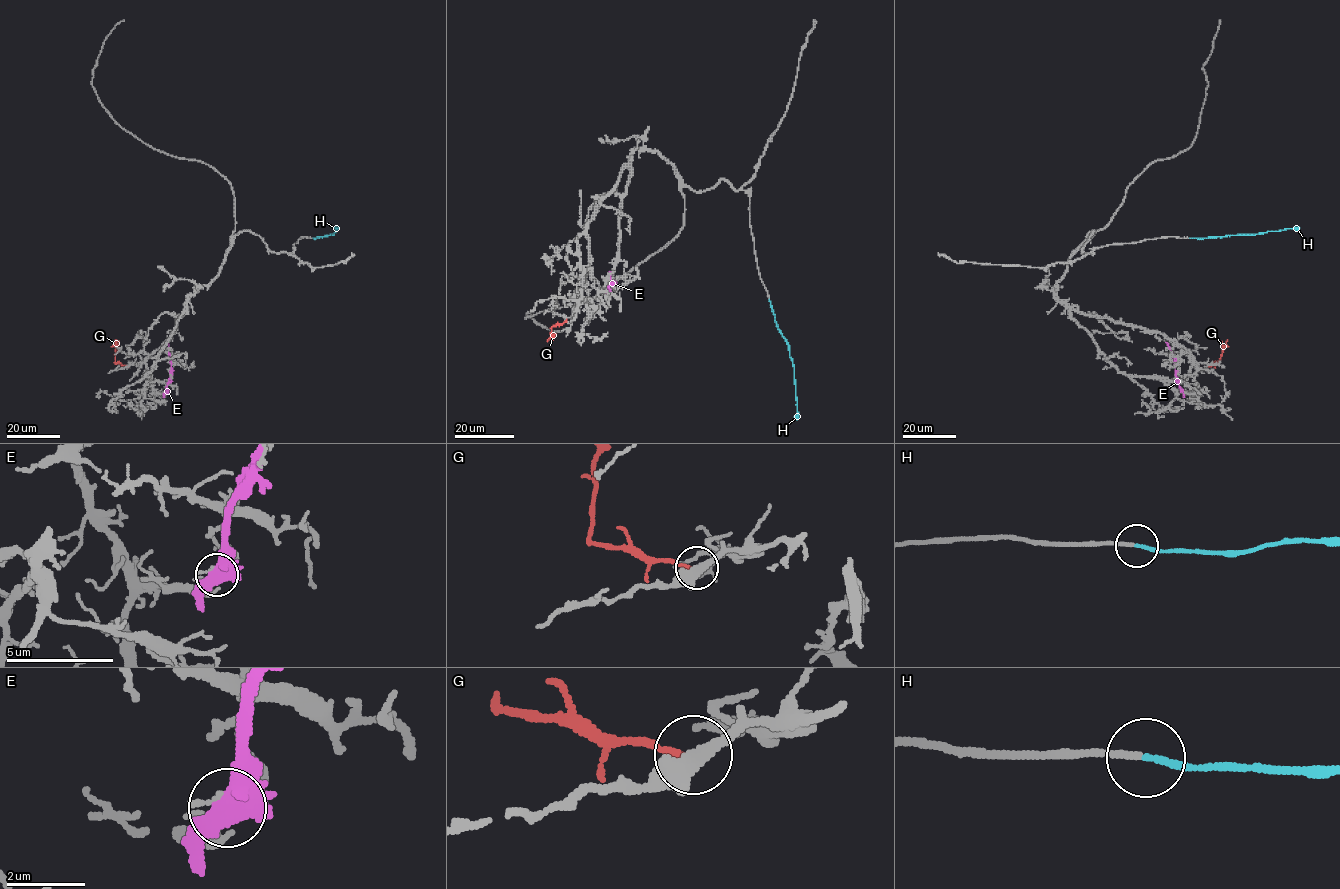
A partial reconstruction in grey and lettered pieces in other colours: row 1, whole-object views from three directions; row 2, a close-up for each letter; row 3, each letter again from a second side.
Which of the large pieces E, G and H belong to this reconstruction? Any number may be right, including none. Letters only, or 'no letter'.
H

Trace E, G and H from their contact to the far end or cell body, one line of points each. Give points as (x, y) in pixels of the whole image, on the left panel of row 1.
E: (165, 392), (171, 375), (166, 342)
G: (128, 366), (114, 362), (116, 339)
H: (311, 237), (334, 234), (336, 227)

